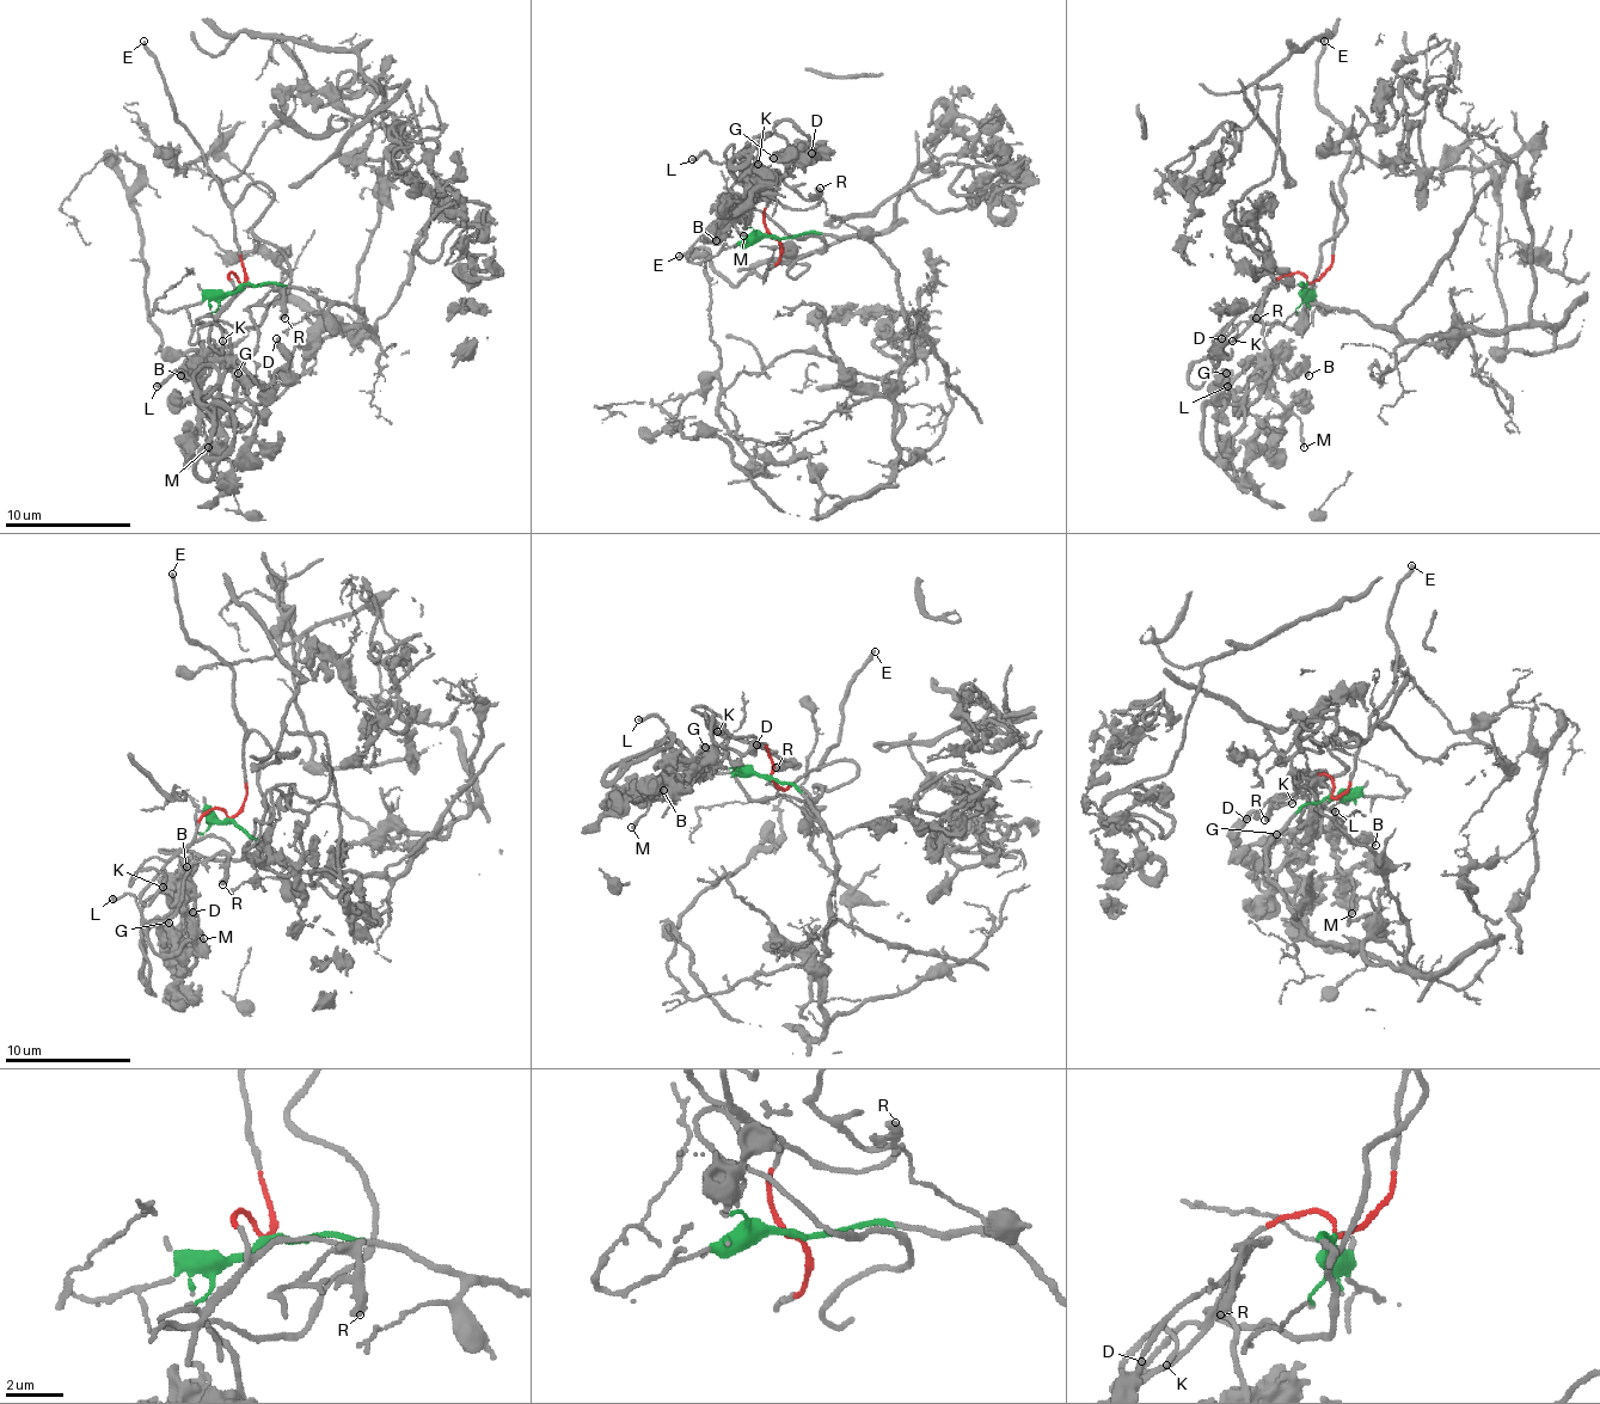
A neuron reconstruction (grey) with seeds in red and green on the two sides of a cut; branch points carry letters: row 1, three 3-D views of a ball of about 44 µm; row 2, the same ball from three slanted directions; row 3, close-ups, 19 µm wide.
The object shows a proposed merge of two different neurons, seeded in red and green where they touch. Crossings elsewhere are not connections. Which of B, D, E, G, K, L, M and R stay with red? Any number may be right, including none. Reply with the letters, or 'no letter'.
B, D, E, G, K, L, M, R

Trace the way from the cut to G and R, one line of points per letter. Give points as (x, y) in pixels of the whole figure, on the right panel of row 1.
G: (1306, 284), (1297, 271), (1268, 287), (1255, 316), (1264, 373), (1237, 404), (1218, 382), (1227, 373)
R: (1306, 284), (1297, 271), (1281, 275), (1268, 290), (1277, 284), (1271, 287), (1255, 319)

